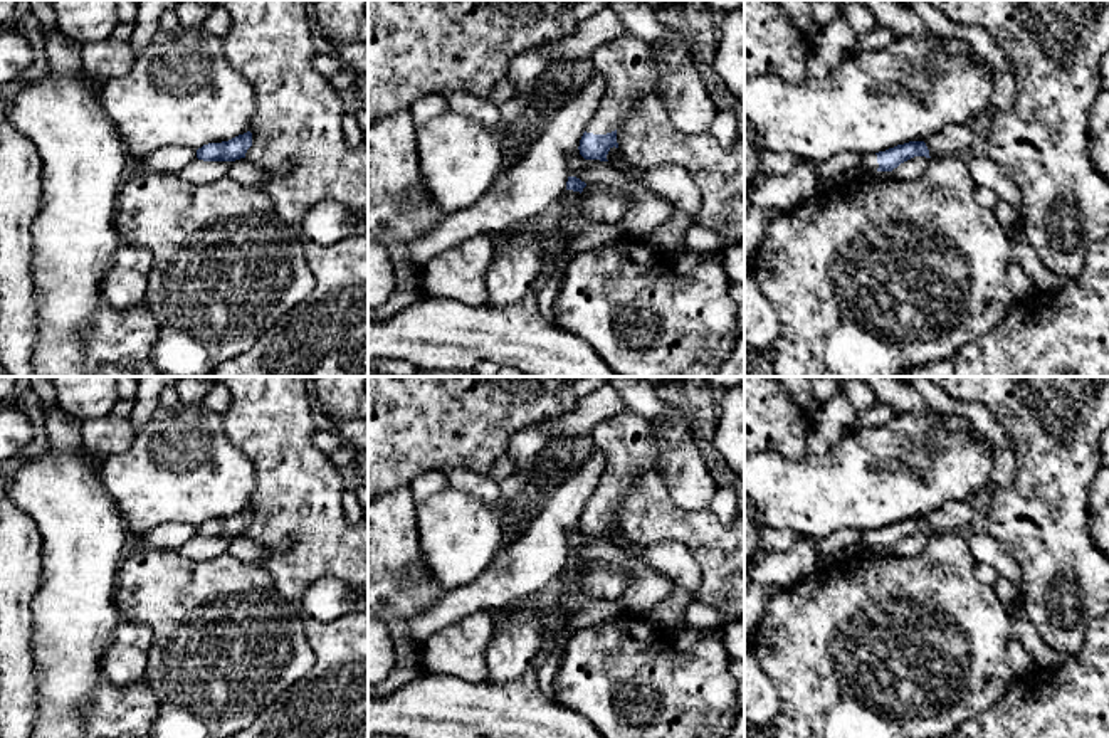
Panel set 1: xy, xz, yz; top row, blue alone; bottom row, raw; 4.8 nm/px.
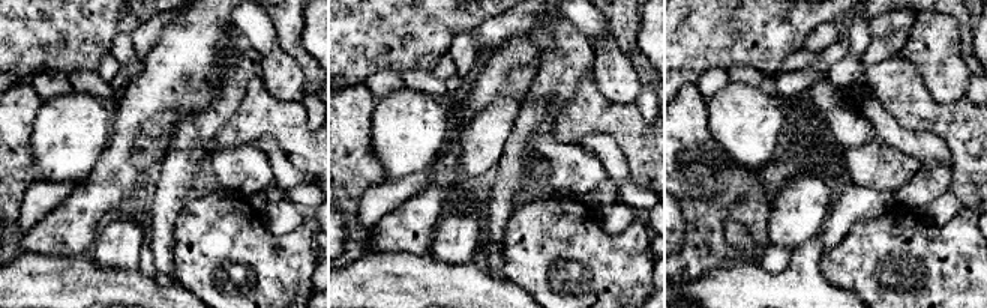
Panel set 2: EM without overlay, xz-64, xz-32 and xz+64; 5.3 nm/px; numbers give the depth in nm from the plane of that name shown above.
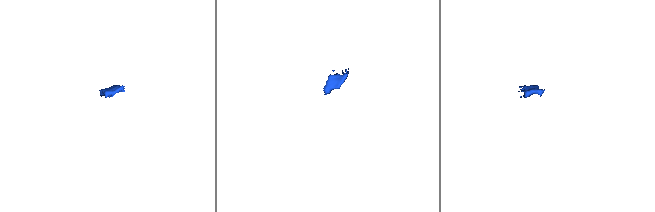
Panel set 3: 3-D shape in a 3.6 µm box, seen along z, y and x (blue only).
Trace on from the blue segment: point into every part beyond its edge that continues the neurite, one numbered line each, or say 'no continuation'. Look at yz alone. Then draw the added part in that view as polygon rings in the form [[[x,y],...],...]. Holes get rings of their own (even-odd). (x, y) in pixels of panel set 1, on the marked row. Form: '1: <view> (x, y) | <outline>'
1: yz (955, 140) | [[[948,124],[924,140],[929,156],[966,156],[975,146],[975,129],[966,124]]]
2: yz (869, 162) | [[[860,155],[862,171],[877,173],[879,163],[877,155]]]

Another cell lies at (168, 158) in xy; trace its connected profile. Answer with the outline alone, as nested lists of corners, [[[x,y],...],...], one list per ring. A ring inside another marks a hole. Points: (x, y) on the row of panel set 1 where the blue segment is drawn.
[[[163,146],[141,158],[148,171],[180,173],[197,160],[197,150],[187,146]]]

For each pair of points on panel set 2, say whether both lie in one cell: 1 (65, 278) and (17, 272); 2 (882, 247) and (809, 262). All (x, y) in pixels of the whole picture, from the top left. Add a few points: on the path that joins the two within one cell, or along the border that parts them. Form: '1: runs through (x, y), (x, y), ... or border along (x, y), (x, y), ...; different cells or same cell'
1: runs through (53, 278), (29, 278); same cell
2: border along (822, 253), (821, 274), (840, 289); different cells

